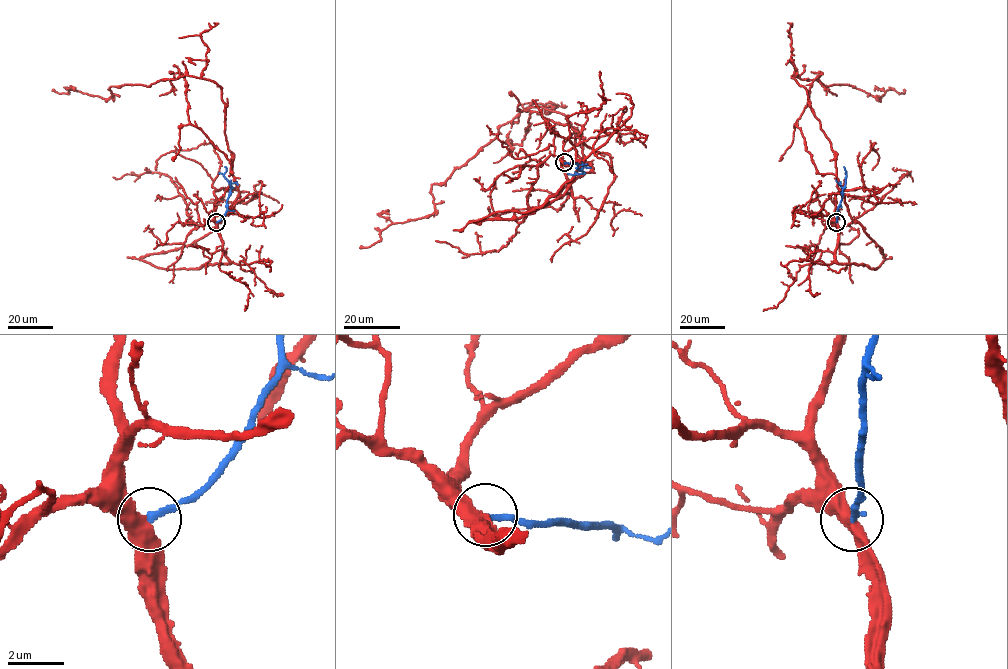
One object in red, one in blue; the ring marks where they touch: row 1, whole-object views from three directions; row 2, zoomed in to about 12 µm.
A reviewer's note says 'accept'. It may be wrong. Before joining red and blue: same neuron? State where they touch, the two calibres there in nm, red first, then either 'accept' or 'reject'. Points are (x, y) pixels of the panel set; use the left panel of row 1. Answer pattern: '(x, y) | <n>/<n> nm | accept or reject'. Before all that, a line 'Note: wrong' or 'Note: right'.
Note: wrong
(216, 222) | 460/240 nm | reject

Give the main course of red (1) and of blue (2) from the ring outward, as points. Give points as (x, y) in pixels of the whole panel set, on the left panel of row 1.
1: (217, 222), (228, 263), (140, 259), (206, 236), (239, 193), (216, 83), (52, 89)
2: (217, 222), (227, 210), (231, 187), (223, 175), (224, 166)

